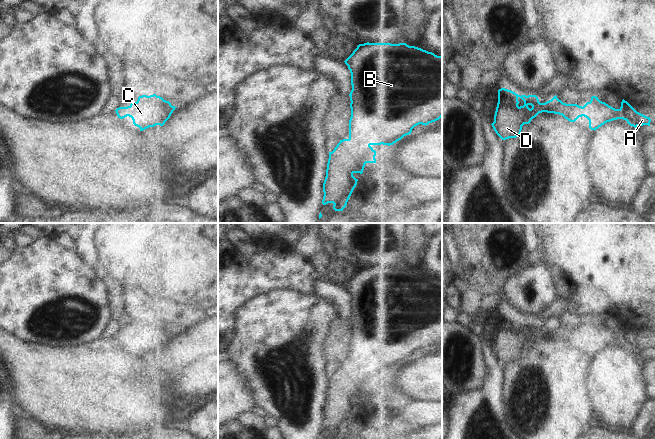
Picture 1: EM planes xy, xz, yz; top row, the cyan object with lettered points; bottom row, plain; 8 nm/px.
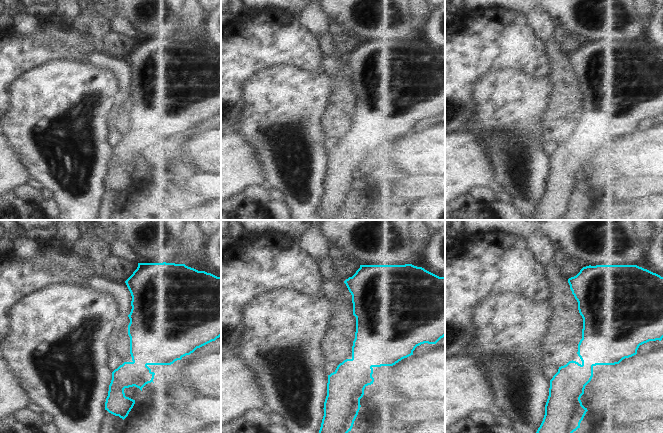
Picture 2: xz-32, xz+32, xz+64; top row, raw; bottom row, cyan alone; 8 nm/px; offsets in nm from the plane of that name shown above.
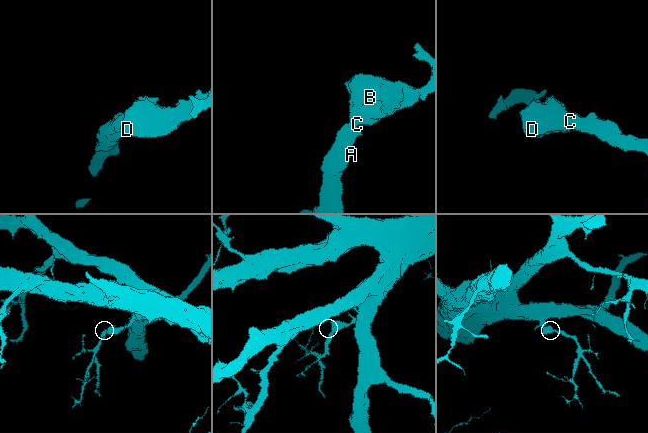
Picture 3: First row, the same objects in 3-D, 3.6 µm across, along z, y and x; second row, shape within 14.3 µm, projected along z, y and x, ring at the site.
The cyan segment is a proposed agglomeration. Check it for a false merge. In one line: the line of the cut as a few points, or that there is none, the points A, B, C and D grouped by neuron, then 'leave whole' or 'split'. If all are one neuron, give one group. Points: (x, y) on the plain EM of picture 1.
no cut | A B C D | leave whole

